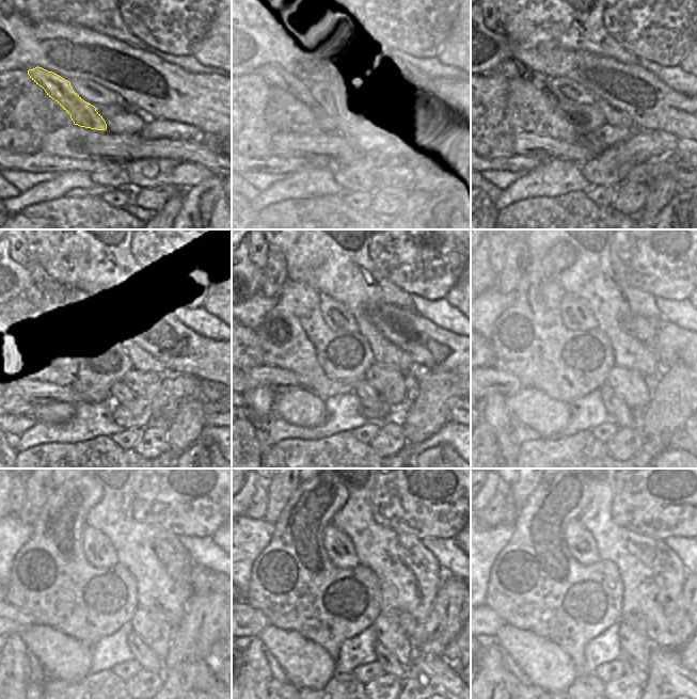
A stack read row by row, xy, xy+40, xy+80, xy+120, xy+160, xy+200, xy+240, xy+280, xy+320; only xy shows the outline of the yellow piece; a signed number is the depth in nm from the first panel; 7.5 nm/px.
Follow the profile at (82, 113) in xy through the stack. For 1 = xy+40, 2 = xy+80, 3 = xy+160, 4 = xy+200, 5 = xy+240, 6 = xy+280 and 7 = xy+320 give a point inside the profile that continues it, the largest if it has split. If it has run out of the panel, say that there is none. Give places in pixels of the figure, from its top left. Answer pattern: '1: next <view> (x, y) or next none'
1: next xy+40 (276, 77)
2: next xy+80 (520, 70)
3: next xy+160 (274, 272)
4: next xy+200 (517, 254)
5: next xy+240 (37, 490)
6: next xy+280 (279, 490)
7: next xy+320 (520, 490)

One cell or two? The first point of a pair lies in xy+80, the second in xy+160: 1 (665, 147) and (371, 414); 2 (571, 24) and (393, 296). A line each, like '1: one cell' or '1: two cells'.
1: one cell
2: one cell

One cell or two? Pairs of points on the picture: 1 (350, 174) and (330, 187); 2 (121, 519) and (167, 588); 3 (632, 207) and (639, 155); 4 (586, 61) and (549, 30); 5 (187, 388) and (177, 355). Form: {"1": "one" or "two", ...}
{"1": "two", "2": "one", "3": "two", "4": "two", "5": "two"}

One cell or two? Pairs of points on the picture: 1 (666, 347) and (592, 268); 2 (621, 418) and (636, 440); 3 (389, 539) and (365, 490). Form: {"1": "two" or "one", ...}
{"1": "two", "2": "two", "3": "one"}

